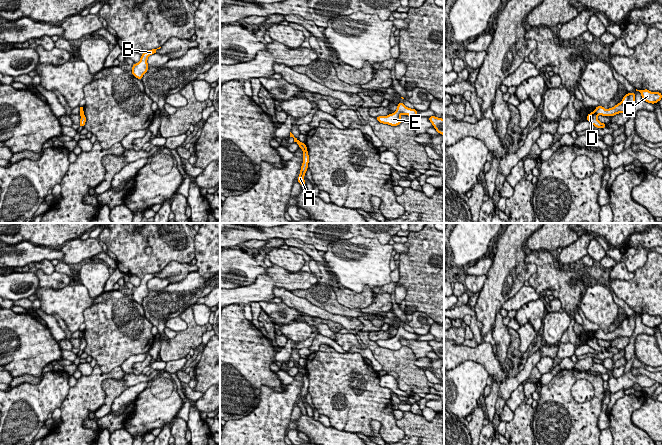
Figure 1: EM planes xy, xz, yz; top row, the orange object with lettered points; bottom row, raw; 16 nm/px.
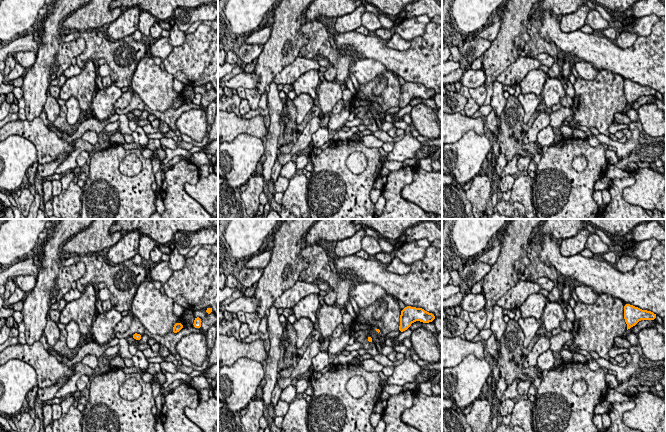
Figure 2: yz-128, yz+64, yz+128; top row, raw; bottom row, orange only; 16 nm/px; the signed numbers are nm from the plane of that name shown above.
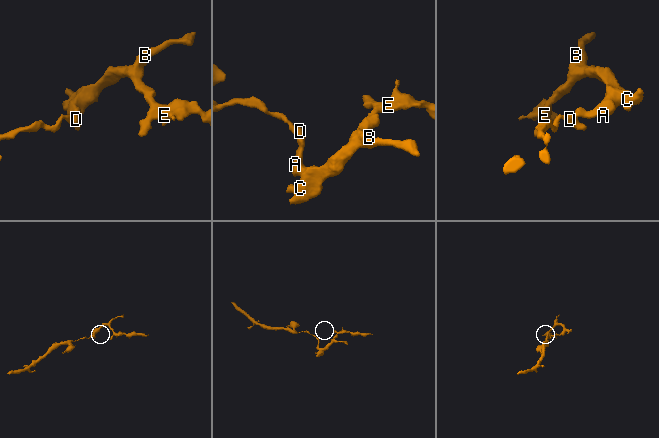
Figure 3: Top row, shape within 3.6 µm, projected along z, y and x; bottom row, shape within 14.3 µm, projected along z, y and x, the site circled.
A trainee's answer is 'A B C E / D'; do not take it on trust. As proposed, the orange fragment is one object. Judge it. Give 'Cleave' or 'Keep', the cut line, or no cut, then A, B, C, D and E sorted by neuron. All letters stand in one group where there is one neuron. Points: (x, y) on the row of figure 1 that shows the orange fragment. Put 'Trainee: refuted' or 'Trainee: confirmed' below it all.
Cleave. Split along xz (303, 150), (306, 151). Groups: A B C E / D
Trainee: confirmed

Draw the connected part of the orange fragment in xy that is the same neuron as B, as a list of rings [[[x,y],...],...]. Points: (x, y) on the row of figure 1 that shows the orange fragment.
[[[157,49],[147,50],[145,51],[140,58],[140,61],[138,63],[135,63],[132,66],[131,73],[139,80],[142,80],[143,75],[147,72],[149,69],[147,59],[150,55],[155,54]]]

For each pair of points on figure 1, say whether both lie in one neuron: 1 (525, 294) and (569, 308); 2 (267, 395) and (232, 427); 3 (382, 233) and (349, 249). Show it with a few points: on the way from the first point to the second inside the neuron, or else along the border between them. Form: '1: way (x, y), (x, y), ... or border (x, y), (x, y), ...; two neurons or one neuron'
1: border (529, 285), (537, 292), (542, 293); two neurons
2: way (267, 406), (246, 427), (243, 427); one neuron
3: border (350, 237), (375, 237), (381, 243), (388, 243); two neurons

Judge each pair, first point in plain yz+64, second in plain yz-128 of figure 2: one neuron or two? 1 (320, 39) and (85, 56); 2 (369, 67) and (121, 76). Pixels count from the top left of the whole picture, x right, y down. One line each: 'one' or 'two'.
1: one
2: two

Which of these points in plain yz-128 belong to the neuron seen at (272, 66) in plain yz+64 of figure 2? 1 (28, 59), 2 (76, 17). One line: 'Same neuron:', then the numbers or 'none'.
Same neuron: none

